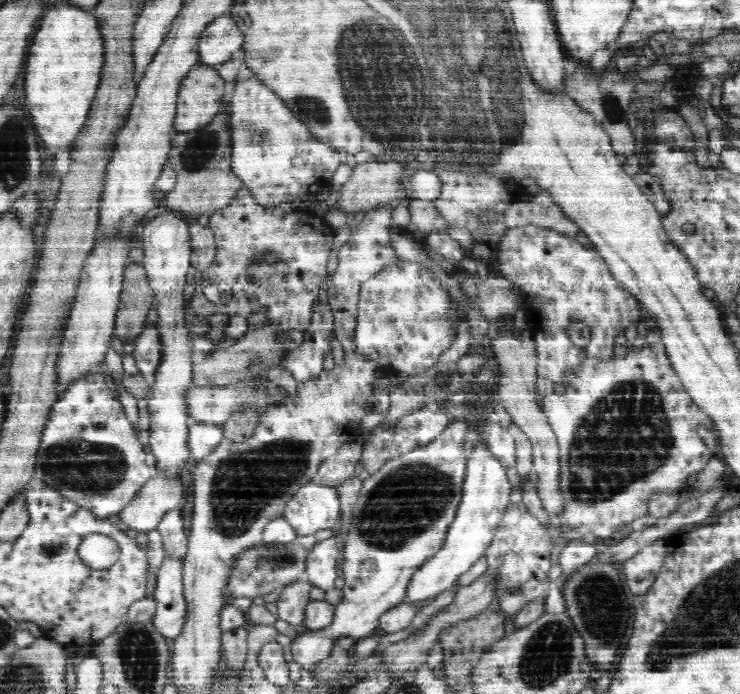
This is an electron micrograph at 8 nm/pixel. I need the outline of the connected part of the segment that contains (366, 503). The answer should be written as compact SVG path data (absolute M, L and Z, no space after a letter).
M464 419L452 420L444 432L432 442L388 459L379 471L365 479L357 503L353 507L352 522L344 536L346 544L344 544L344 564L342 564L345 579L343 600L335 606L335 617L330 626L298 634L292 641L291 653L297 664L304 669L314 670L316 665L331 655L340 636L350 636L356 641L370 636L378 629L380 616L386 613L387 609L406 600L412 574L443 548L448 528L452 525L460 506L467 469L467 453L463 444L468 432L468 425Z

